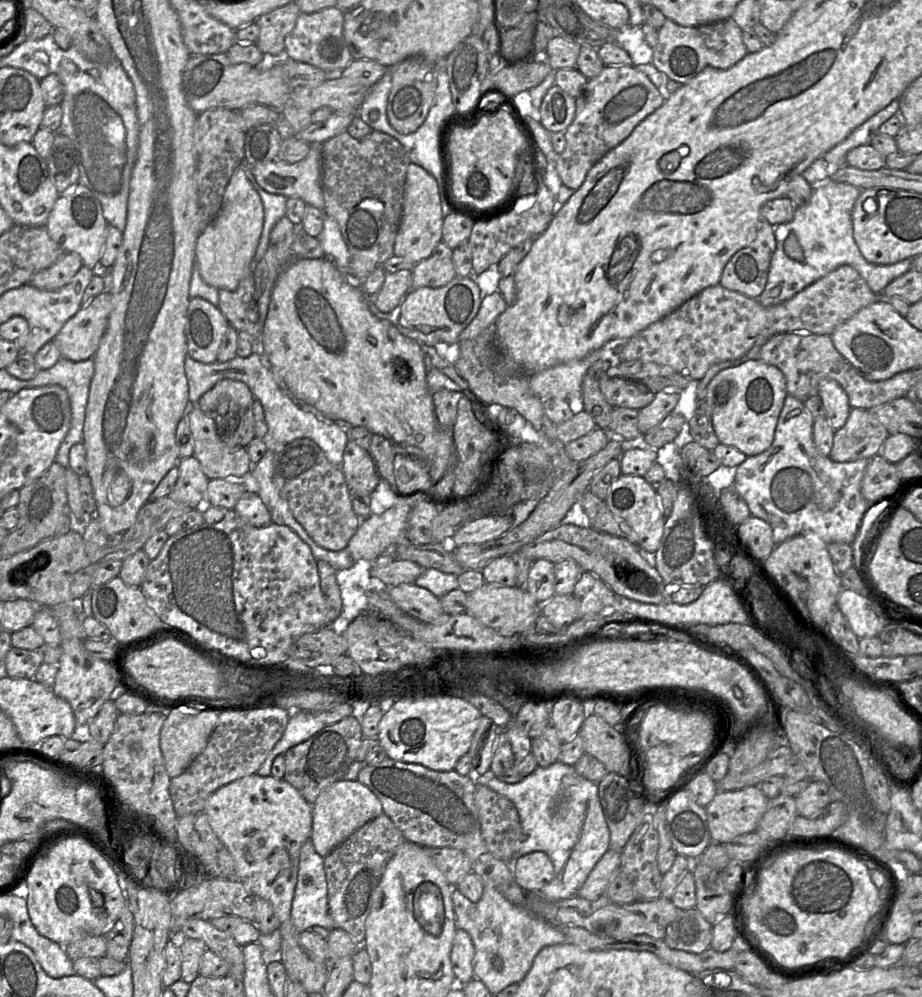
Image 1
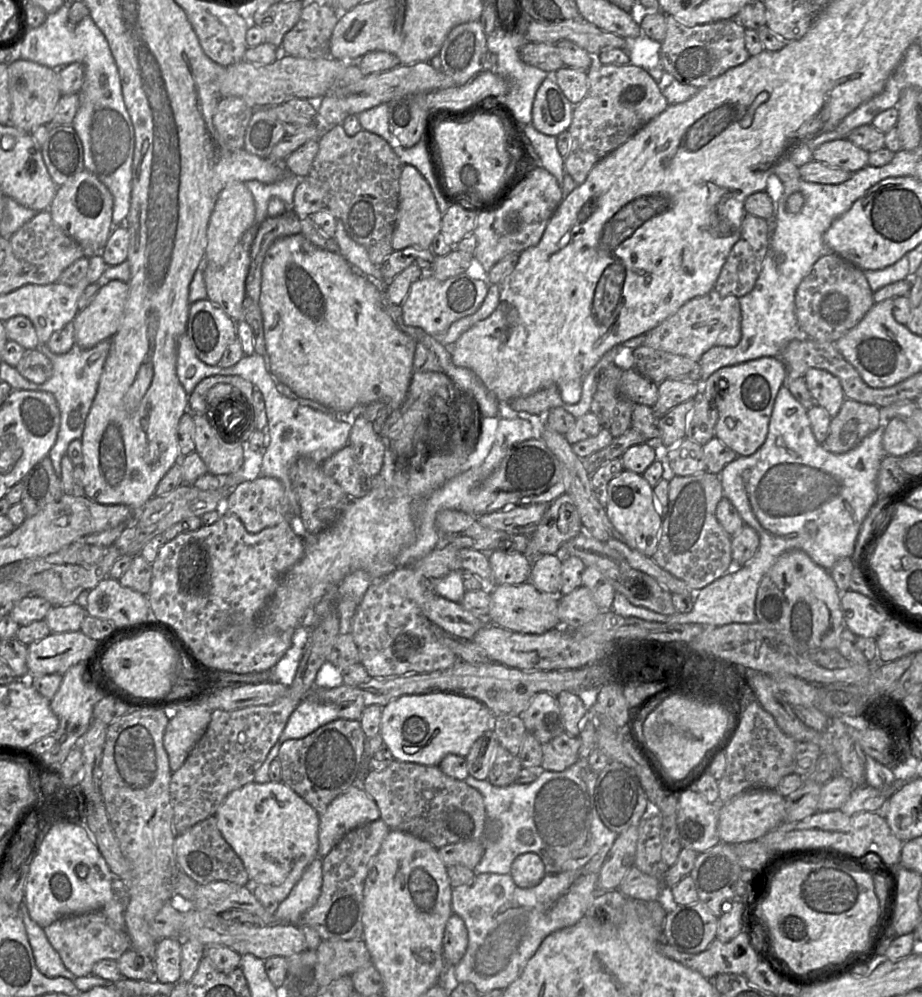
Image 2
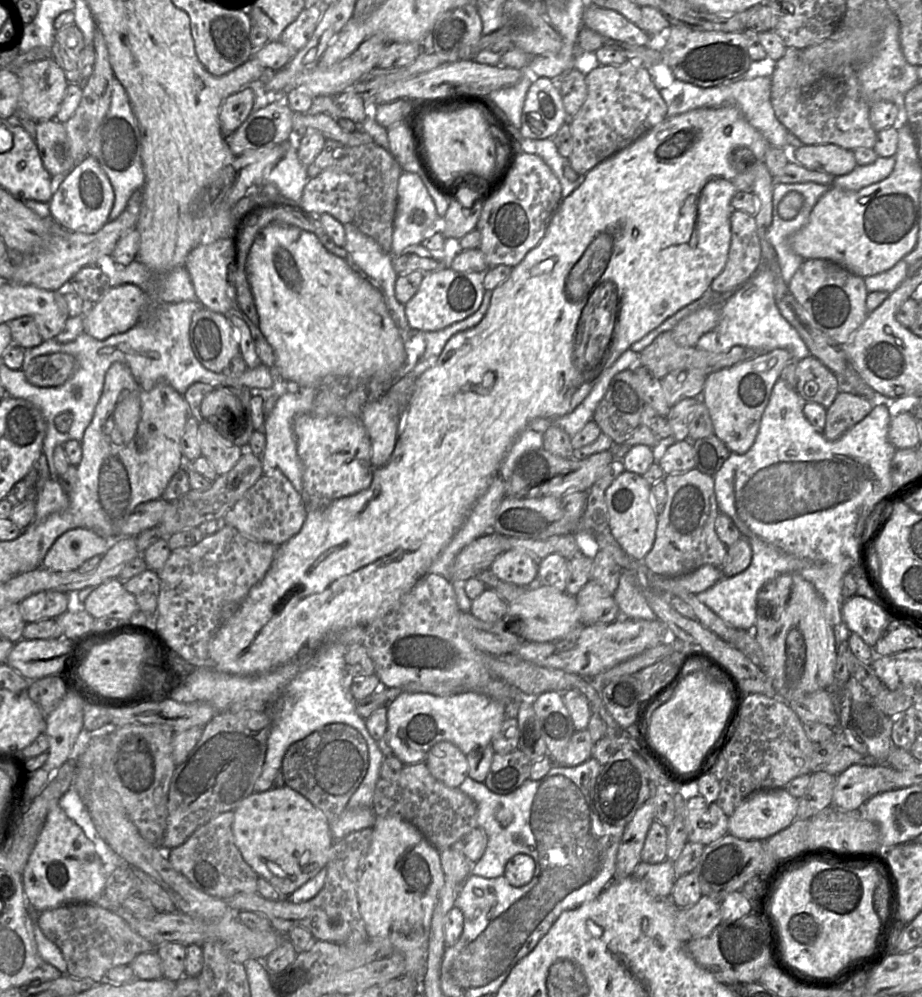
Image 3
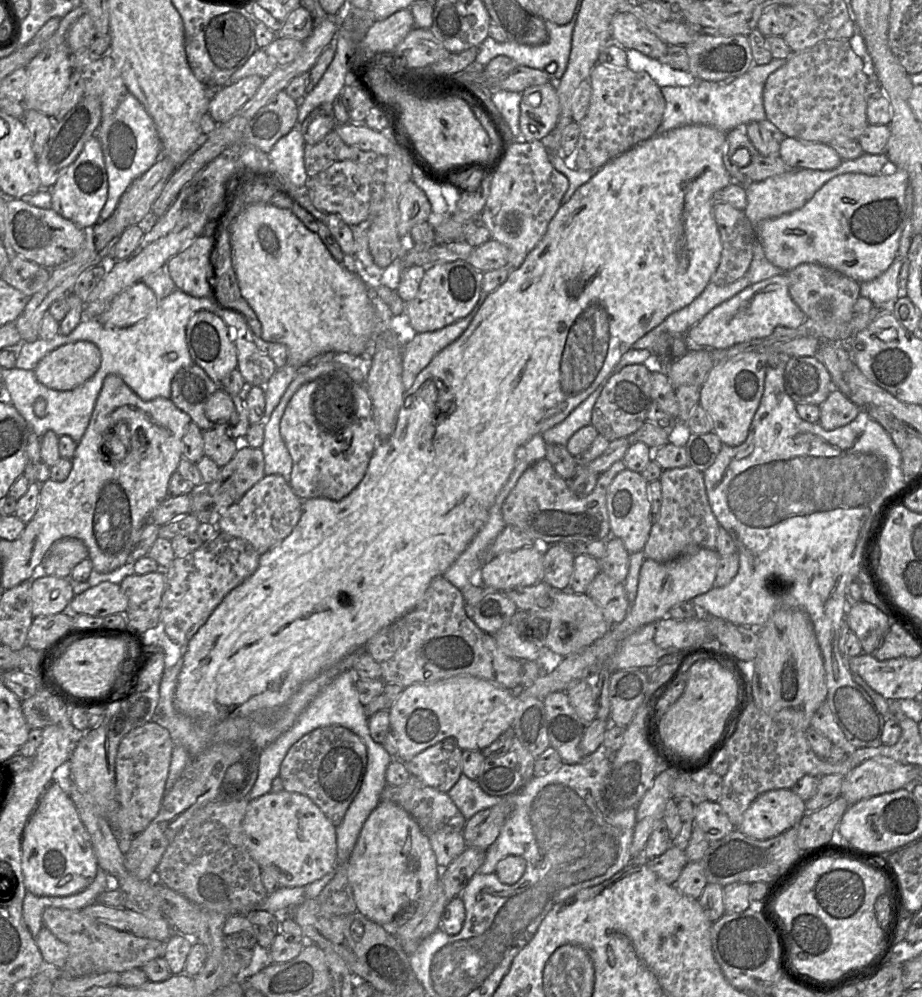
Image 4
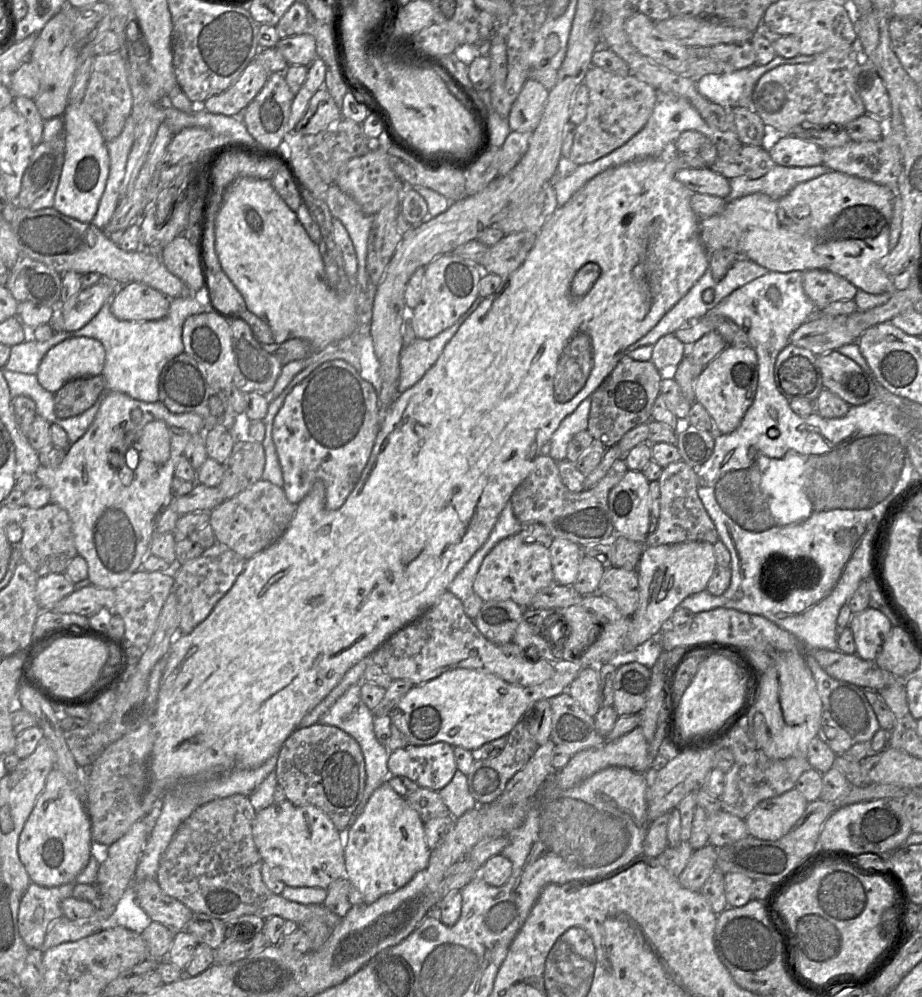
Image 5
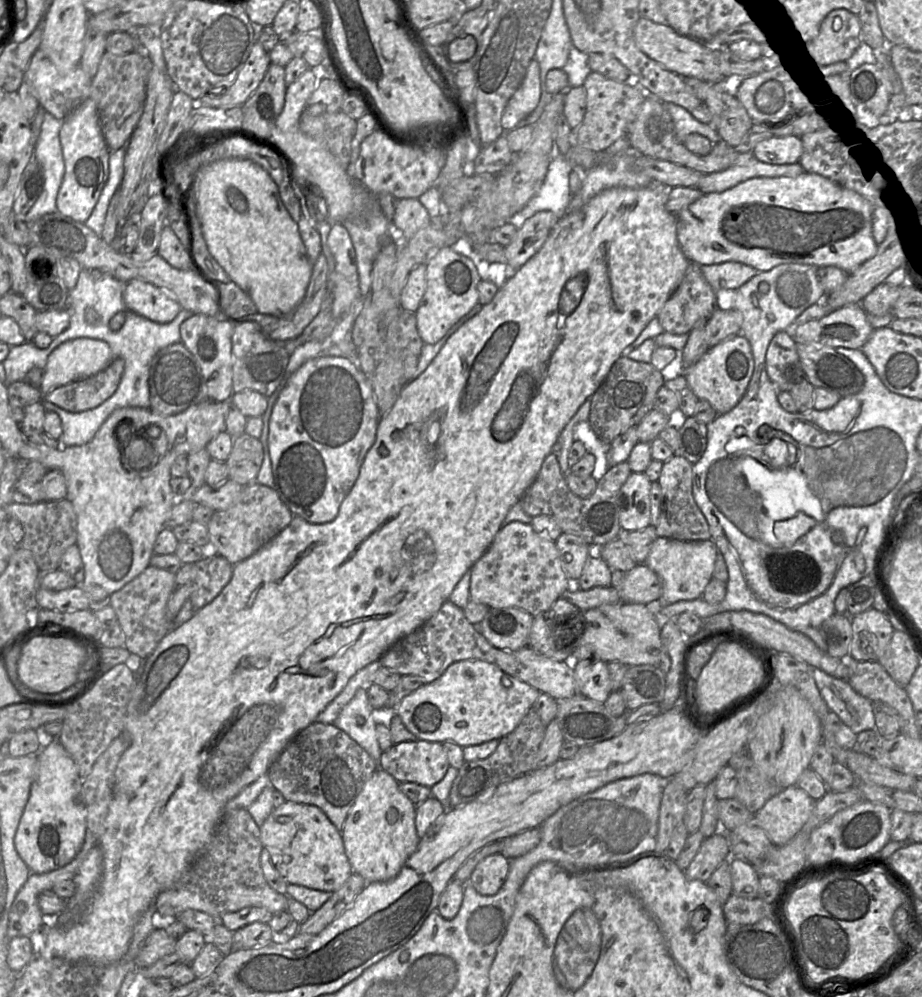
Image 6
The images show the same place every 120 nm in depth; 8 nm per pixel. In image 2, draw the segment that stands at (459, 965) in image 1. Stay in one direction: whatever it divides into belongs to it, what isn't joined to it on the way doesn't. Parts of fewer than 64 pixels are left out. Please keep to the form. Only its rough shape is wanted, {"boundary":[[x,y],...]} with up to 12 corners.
{"boundary":[[453,913],[443,935],[445,963],[455,966],[468,945],[468,931]]}

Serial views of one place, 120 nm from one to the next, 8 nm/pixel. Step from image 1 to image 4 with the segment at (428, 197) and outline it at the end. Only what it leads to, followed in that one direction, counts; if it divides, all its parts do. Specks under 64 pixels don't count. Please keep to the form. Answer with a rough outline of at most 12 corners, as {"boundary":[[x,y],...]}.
{"boundary":[[412,180],[399,200],[397,230],[408,235],[427,221],[431,204]]}

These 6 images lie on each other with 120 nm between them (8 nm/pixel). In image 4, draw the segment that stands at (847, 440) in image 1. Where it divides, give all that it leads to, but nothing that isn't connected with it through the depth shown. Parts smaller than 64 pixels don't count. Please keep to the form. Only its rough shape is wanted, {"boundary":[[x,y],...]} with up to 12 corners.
{"boundary":[[837,389],[819,408],[827,431],[849,424],[861,410]]}

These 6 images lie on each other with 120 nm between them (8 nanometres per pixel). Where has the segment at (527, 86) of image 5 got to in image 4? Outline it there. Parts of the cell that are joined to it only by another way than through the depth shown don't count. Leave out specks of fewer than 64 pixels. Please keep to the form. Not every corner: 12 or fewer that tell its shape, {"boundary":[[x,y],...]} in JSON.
{"boundary":[[553,83],[526,88],[520,138],[535,141],[556,126]]}

